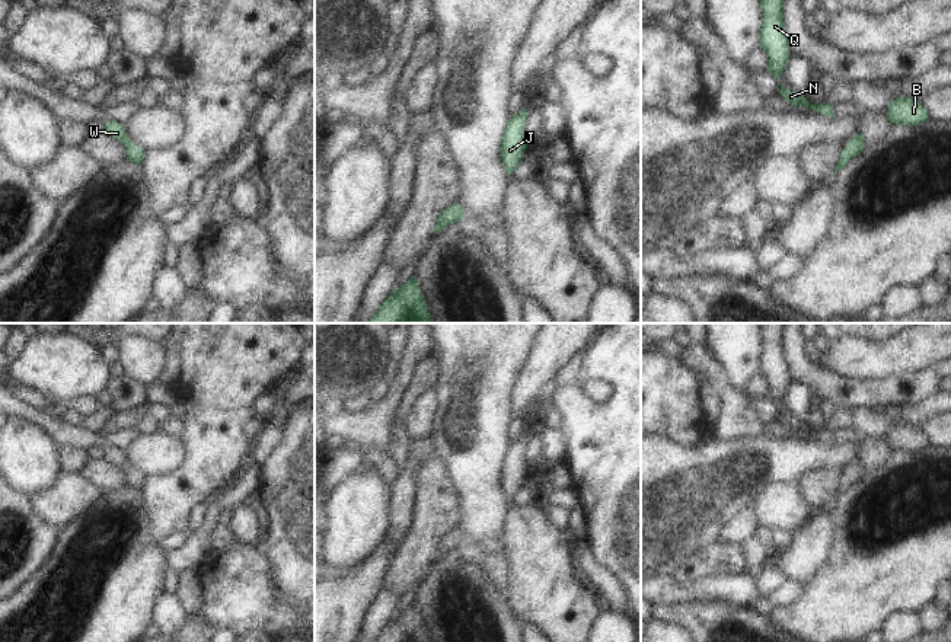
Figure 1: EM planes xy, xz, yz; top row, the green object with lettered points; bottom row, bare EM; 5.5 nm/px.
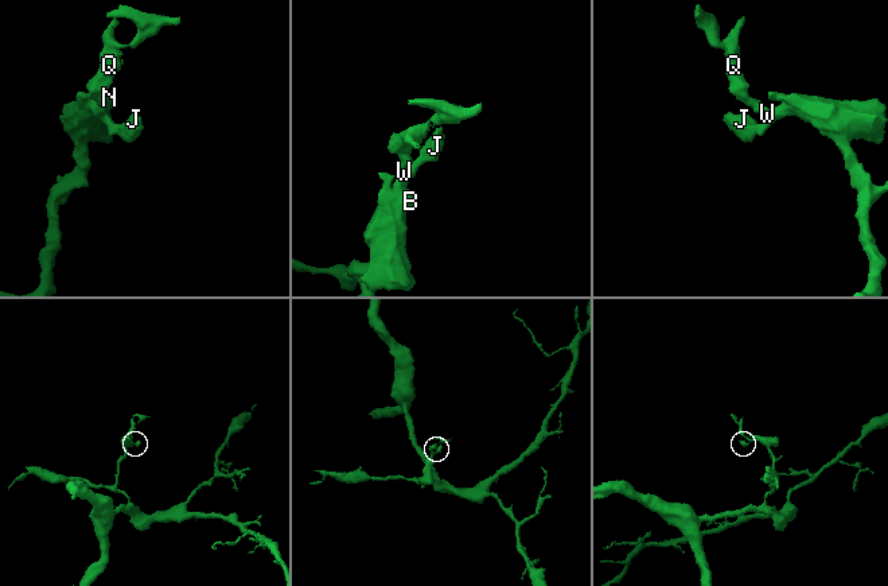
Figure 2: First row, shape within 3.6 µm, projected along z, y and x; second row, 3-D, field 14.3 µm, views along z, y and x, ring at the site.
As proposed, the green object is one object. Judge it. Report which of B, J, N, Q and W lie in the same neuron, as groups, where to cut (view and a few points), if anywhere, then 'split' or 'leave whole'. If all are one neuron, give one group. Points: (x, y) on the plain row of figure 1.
B J N Q W; no cut; leave whole

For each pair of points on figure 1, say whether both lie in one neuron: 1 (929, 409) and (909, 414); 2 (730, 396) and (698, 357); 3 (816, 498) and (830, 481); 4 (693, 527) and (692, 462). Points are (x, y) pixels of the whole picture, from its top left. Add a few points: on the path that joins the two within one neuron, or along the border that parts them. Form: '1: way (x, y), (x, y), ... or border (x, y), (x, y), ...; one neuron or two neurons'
1: way (925, 409), (913, 414); one neuron
2: way (723, 386), (708, 367); one neuron
3: way (819, 494), (826, 485); one neuron
4: way (692, 511), (692, 478); one neuron

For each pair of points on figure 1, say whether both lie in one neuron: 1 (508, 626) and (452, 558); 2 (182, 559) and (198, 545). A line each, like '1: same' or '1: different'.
1: same
2: same

